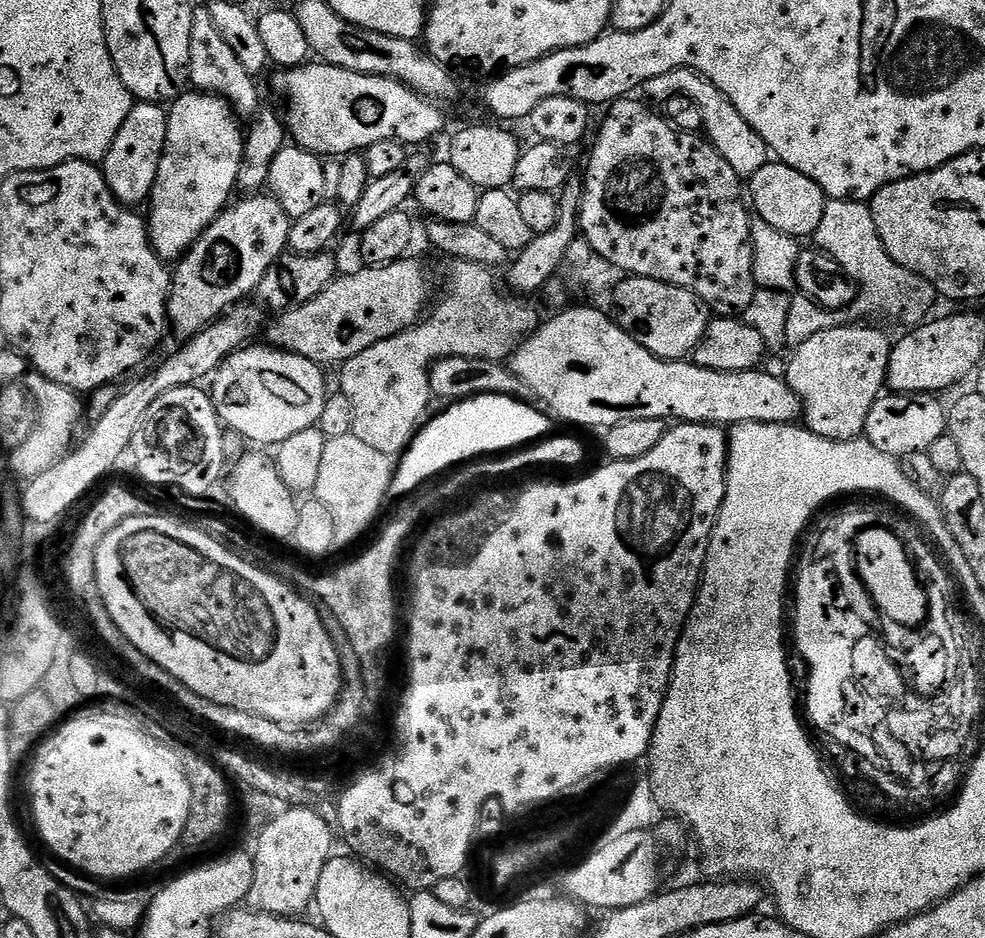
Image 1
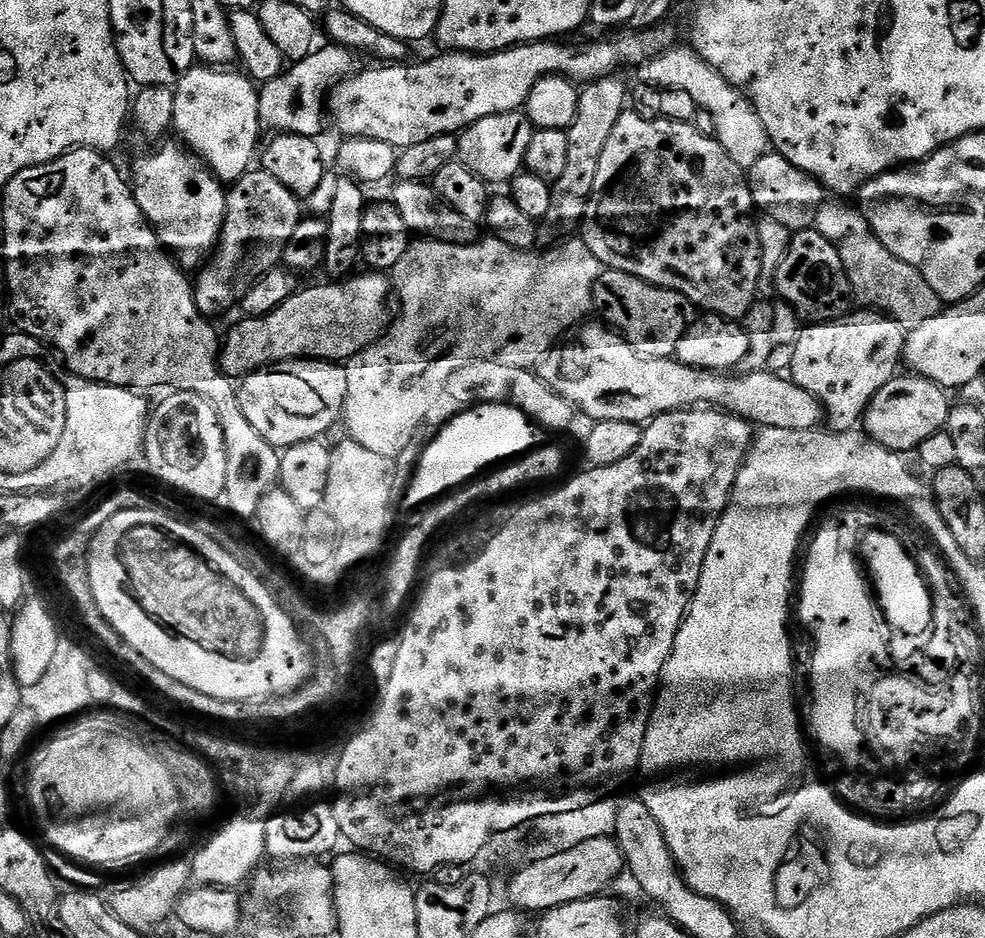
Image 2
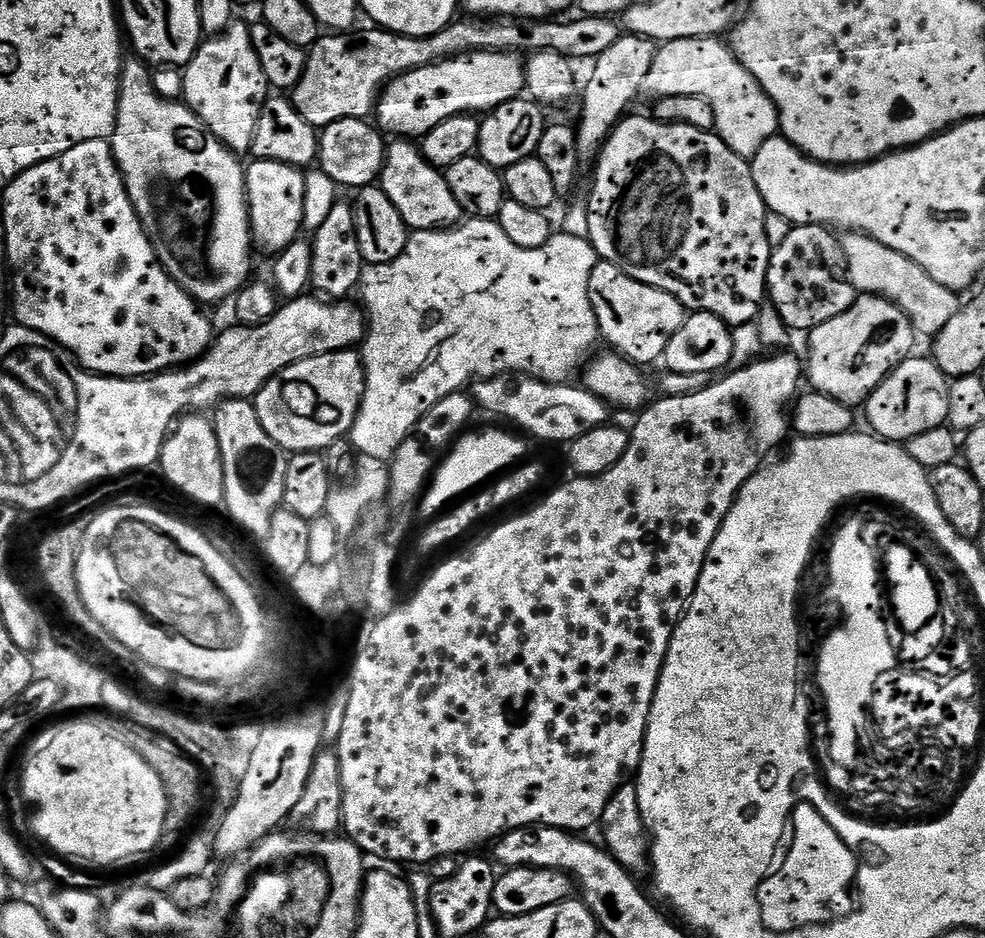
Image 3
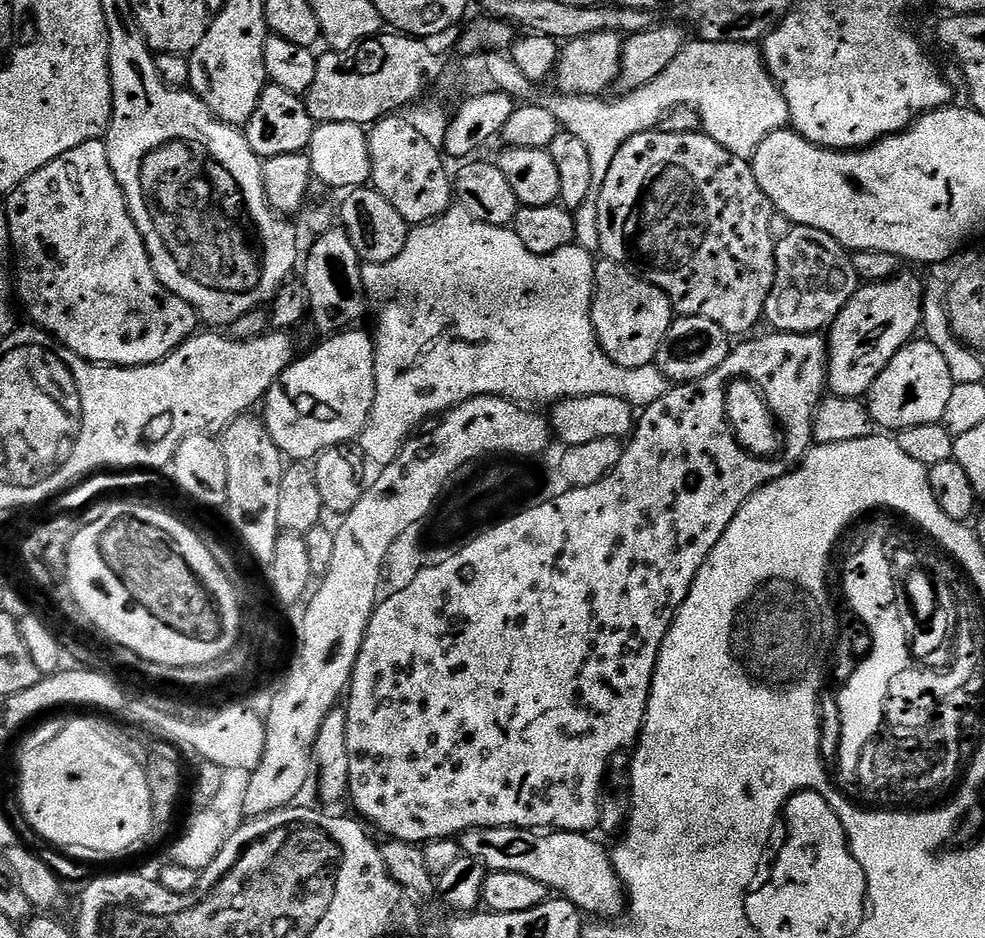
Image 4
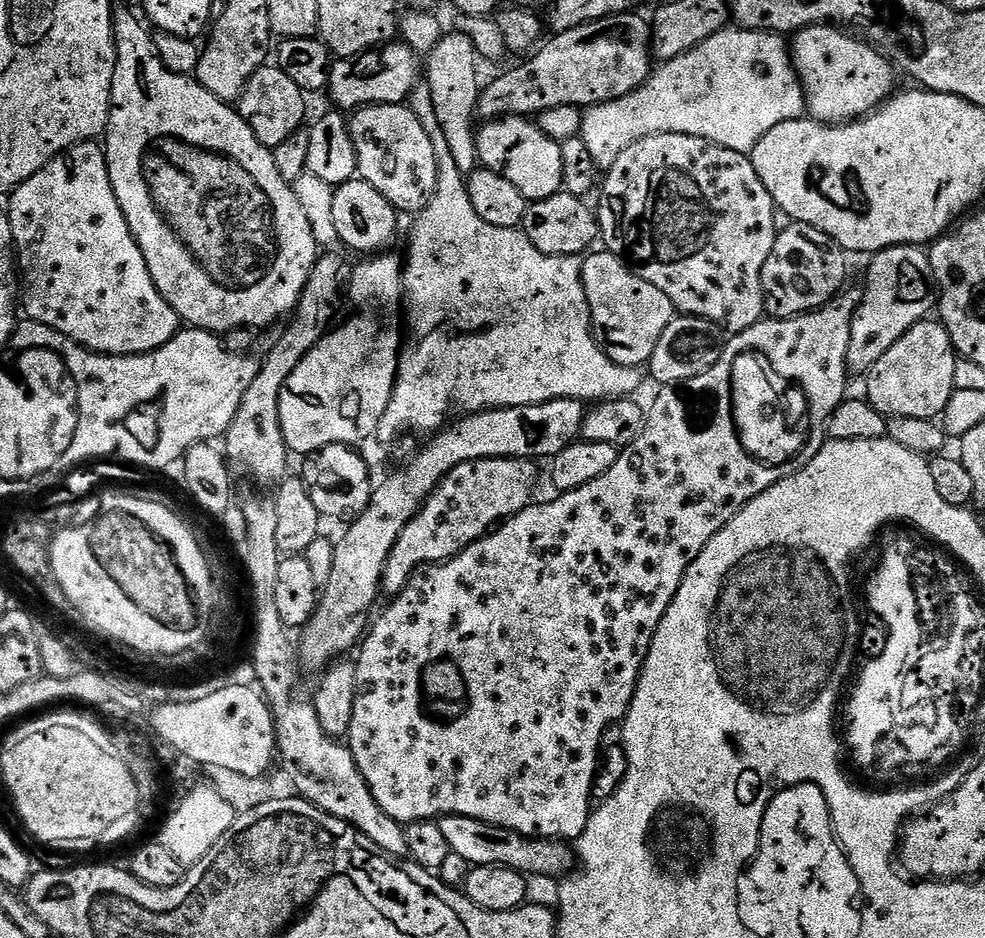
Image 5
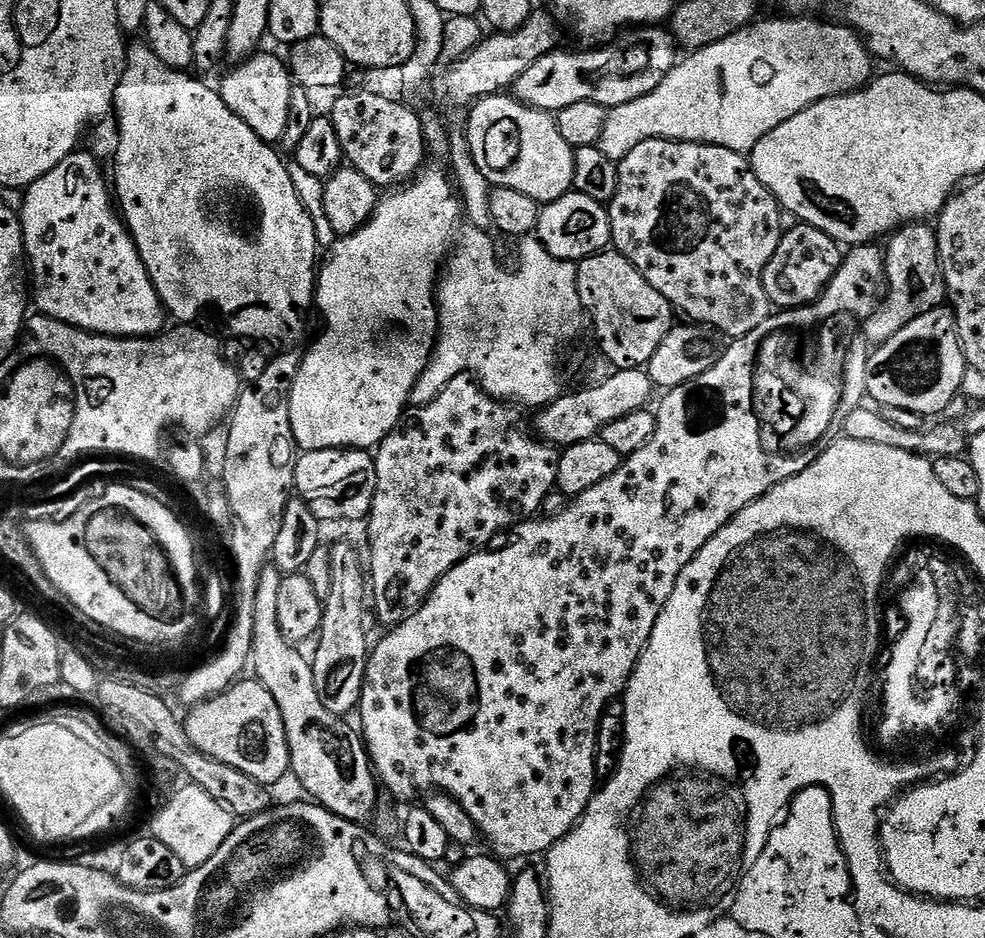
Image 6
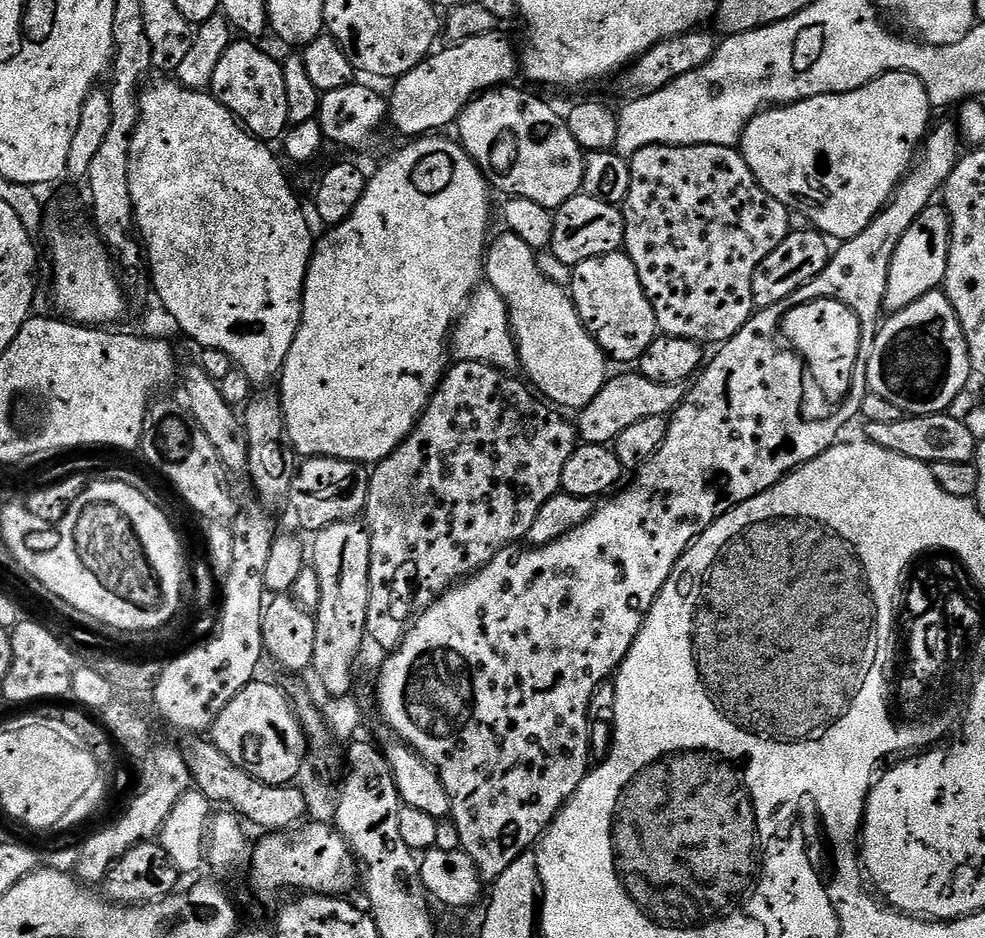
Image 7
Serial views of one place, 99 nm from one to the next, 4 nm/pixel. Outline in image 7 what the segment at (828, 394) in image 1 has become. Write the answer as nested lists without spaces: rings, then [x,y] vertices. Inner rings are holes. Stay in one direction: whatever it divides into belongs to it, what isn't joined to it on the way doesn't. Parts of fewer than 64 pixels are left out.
[[[929,206],[922,210],[922,214],[918,214],[914,226],[910,226],[906,234],[902,234],[902,242],[898,242],[898,250],[894,250],[894,258],[890,262],[884,299],[885,313],[900,312],[918,298],[922,298],[928,292],[937,291],[943,285],[946,278],[946,262],[950,258],[951,237],[952,223],[947,208]]]

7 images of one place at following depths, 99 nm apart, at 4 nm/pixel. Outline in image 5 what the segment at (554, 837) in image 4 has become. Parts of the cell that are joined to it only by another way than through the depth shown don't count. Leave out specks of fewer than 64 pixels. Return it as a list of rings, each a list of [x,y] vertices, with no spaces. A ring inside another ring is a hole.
[[[441,816],[438,823],[446,842],[450,842],[452,853],[466,858],[466,861],[472,866],[500,864],[504,868],[513,868],[515,872],[525,874],[533,872],[536,876],[560,876],[559,878],[564,878],[578,864],[575,851],[567,843],[559,840],[529,838],[518,834],[513,828],[500,828],[496,824],[483,824],[480,820],[465,816]]]

